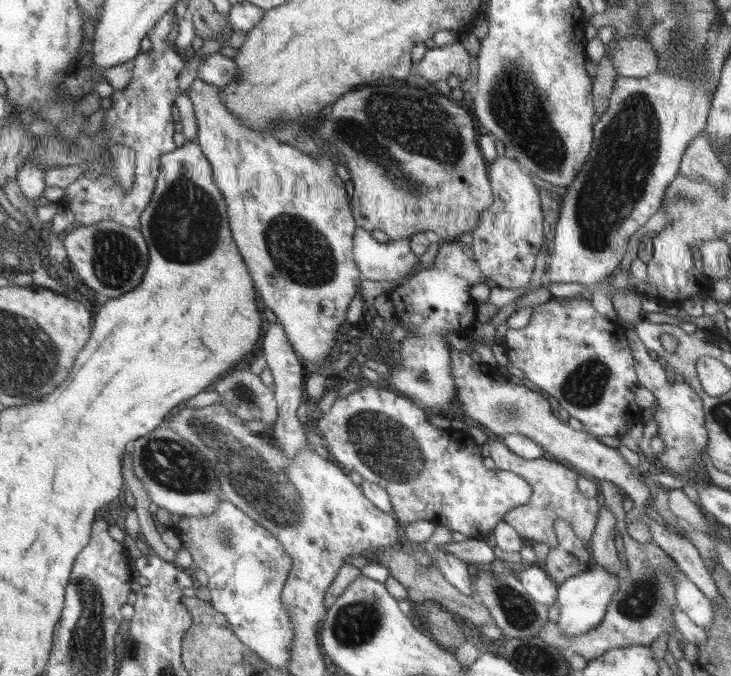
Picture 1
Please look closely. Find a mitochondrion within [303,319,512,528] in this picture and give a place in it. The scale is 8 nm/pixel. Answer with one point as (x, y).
(386, 447)

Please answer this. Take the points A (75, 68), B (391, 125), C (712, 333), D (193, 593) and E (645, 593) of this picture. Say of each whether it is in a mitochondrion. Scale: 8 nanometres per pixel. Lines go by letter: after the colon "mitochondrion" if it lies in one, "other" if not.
A: other
B: mitochondrion
C: other
D: other
E: mitochondrion

